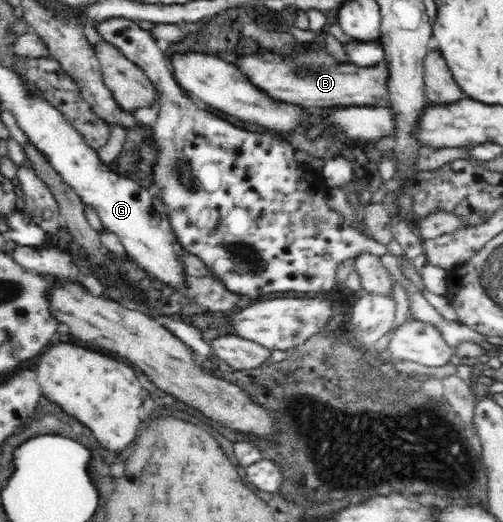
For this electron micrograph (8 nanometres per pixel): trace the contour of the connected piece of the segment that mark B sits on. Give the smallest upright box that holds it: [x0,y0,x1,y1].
[235,48,388,109]

